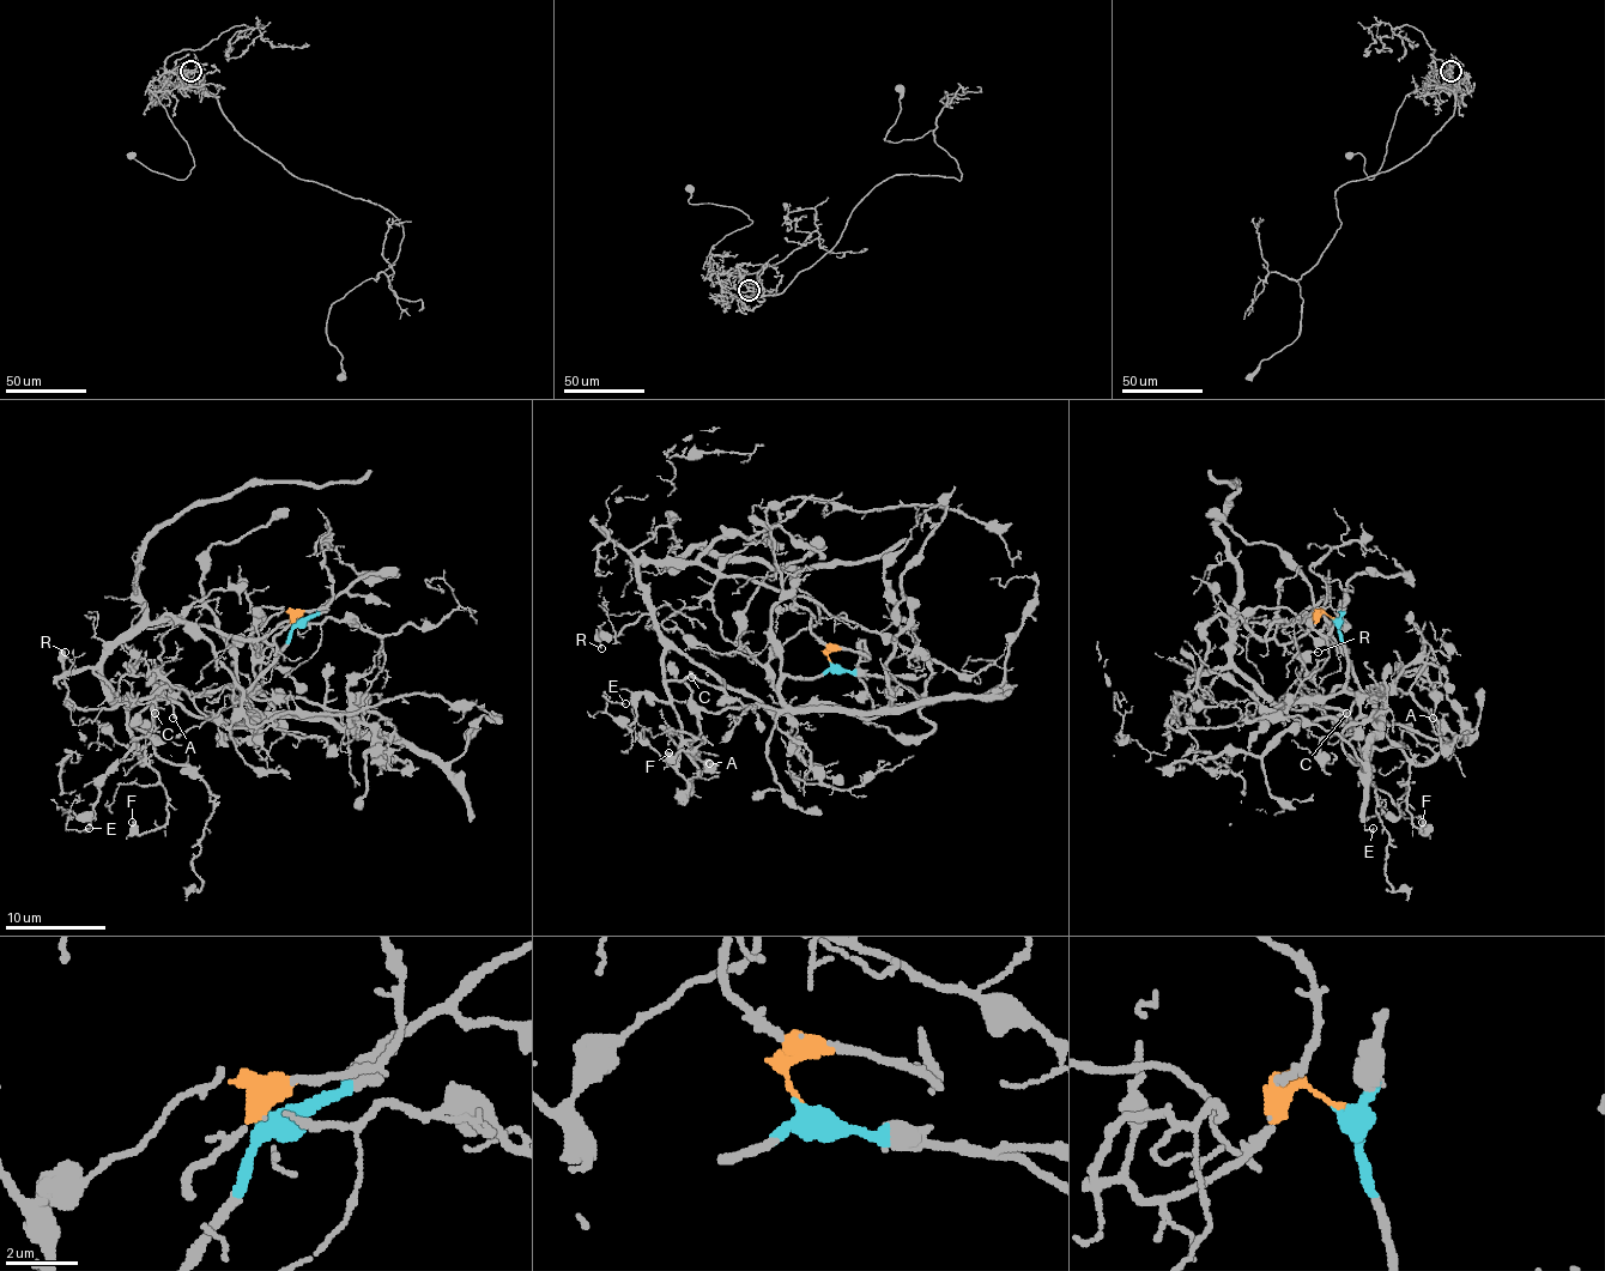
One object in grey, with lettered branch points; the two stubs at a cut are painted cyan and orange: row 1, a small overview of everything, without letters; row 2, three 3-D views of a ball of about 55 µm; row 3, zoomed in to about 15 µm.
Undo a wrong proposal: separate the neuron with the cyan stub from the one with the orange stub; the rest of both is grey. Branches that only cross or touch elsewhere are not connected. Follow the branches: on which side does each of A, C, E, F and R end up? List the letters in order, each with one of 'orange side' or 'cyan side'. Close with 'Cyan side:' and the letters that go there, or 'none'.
A: cyan side
C: orange side
E: orange side
F: orange side
R: orange side
Cyan side: A

